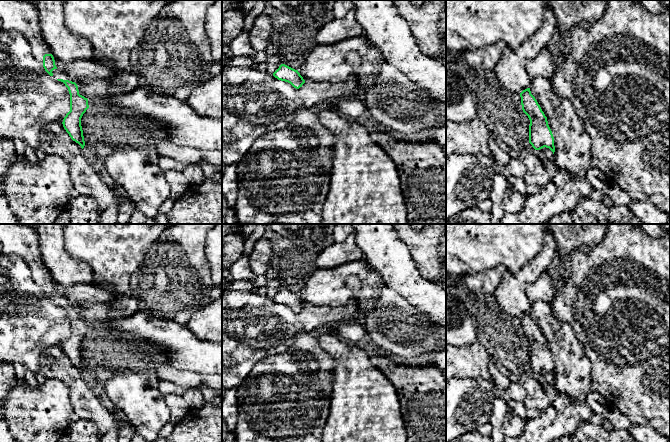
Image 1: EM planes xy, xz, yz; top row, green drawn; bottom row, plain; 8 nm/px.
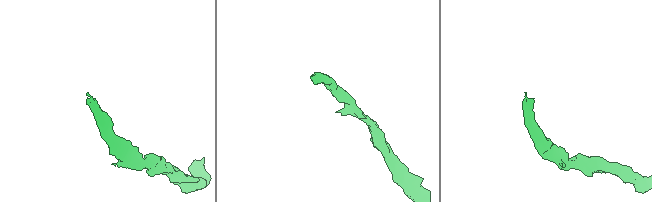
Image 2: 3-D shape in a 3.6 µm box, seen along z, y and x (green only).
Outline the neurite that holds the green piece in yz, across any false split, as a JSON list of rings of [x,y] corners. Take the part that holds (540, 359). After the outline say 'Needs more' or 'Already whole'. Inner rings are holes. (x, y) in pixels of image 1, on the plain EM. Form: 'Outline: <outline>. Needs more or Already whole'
Outline: [[[530,312],[520,317],[523,336],[530,344],[529,367],[535,374],[544,371],[555,376],[554,361],[548,349],[547,341],[542,335],[535,321],[531,318]]]. Already whole

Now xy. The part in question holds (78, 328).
Outline: [[[0,224],[0,243],[3,254],[17,254],[28,263],[35,283],[50,300],[63,306],[68,312],[70,335],[64,341],[62,348],[71,363],[83,373],[85,365],[81,342],[89,332],[88,323],[79,318],[75,306],[69,305],[67,299],[57,293],[54,281],[42,262],[35,228],[23,224]]]. Needs more

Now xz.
Outline: [[[281,288],[273,297],[273,300],[278,304],[290,307],[296,313],[299,313],[305,307],[305,304],[298,294],[295,294],[285,288]]]. Already whole

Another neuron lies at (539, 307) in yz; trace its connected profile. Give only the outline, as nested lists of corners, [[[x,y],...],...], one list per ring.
[[[537,300],[531,303],[529,312],[552,355],[556,391],[572,402],[586,402],[587,396],[592,392],[590,360],[573,328],[555,317],[549,302]]]

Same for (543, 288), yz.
[[[544,271],[539,278],[527,287],[526,293],[531,303],[543,300],[551,303],[555,295],[556,281],[548,271]]]

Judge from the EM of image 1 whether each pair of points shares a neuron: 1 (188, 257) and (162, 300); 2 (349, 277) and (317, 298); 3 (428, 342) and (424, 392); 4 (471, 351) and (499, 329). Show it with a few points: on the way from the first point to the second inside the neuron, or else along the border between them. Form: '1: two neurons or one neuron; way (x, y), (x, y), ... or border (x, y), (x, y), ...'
1: one neuron; way (177, 268), (175, 274), (164, 285), (163, 289)
2: one neuron; way (341, 284), (336, 287), (328, 287), (325, 290)
3: two neurons; border (403, 363), (428, 366)
4: two neurons; border (477, 340), (490, 357)

